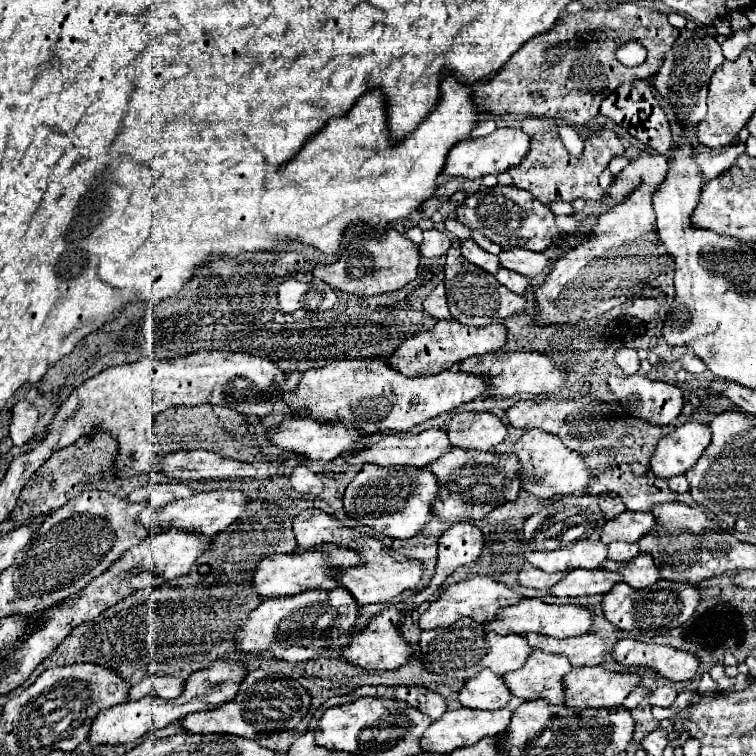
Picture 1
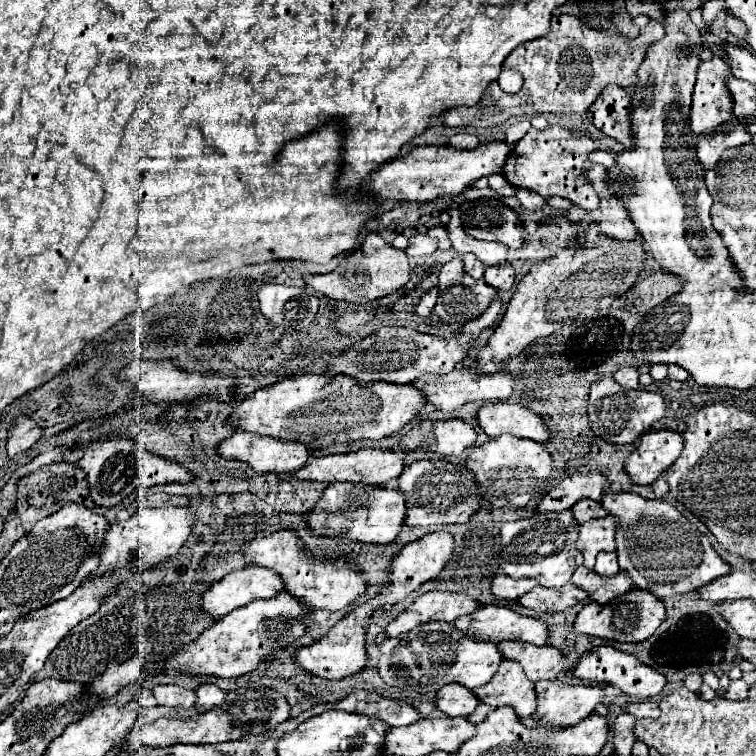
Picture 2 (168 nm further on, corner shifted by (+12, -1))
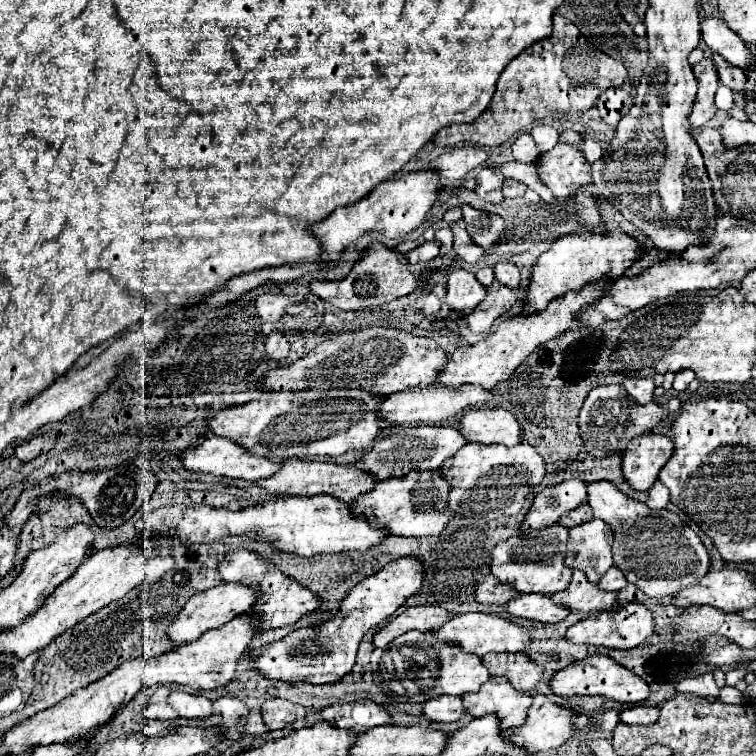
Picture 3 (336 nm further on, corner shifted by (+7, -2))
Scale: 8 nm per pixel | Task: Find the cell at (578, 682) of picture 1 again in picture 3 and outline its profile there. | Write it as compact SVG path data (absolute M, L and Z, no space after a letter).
M537 694L529 706L527 720L513 730L505 730L501 736L525 754L547 752L573 736L573 718L571 710L551 704L547 696Z

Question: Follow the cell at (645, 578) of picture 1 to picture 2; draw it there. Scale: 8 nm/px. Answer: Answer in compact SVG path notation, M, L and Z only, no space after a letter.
M580 565L572 577L574 585L580 585L580 589L586 589L592 597L592 601L596 603L608 603L618 595L624 595L626 591L632 589L632 579L628 577L628 573L620 571L618 575L612 577L602 577L598 573L594 573L592 569L586 569L584 565Z

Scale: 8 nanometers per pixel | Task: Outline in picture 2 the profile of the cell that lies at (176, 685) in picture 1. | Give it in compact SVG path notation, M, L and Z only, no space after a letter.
M156 685L152 689L158 705L168 705L168 707L182 707L190 709L194 705L194 693L180 687L180 685Z

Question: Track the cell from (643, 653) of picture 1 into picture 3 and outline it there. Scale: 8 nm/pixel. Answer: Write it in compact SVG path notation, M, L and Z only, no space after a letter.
M593 654L587 660L573 662L567 668L555 672L553 678L549 680L549 688L557 696L593 696L597 694L597 696L605 696L605 698L625 702L625 704L639 704L649 696L649 686L645 686L641 678L633 676L631 670L621 668L613 658L603 656L603 654Z

